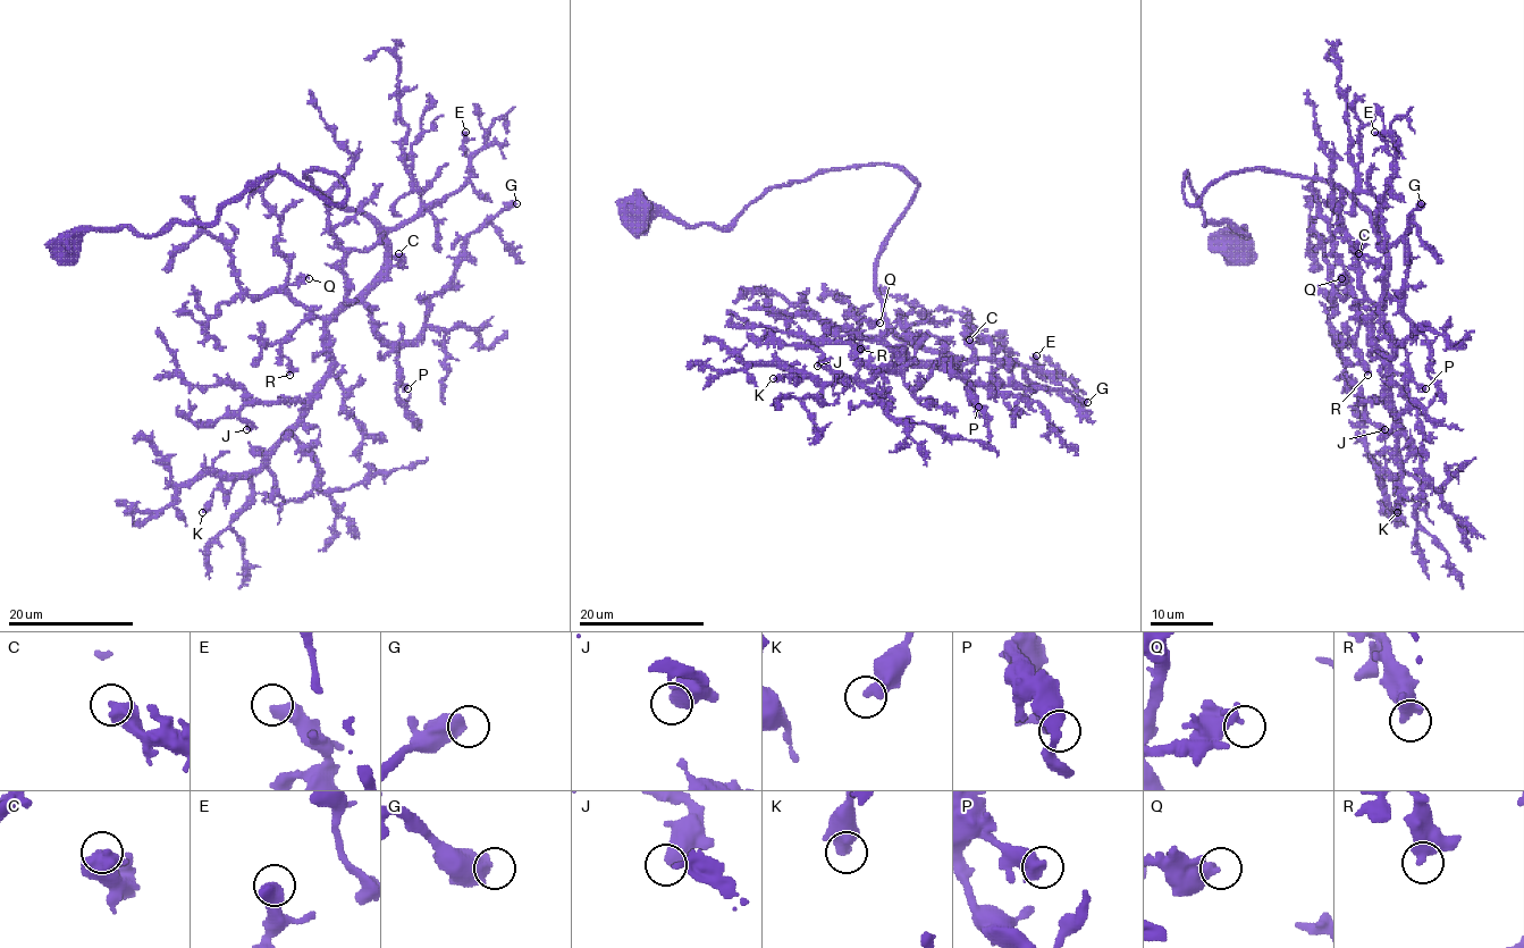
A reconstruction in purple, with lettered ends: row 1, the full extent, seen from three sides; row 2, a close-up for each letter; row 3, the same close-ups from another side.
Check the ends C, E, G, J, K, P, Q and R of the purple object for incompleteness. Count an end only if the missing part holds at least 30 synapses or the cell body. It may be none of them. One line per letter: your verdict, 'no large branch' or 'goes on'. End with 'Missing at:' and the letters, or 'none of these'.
C: no large branch
E: no large branch
G: goes on
J: no large branch
K: no large branch
P: no large branch
Q: no large branch
R: no large branch
Missing at: G

